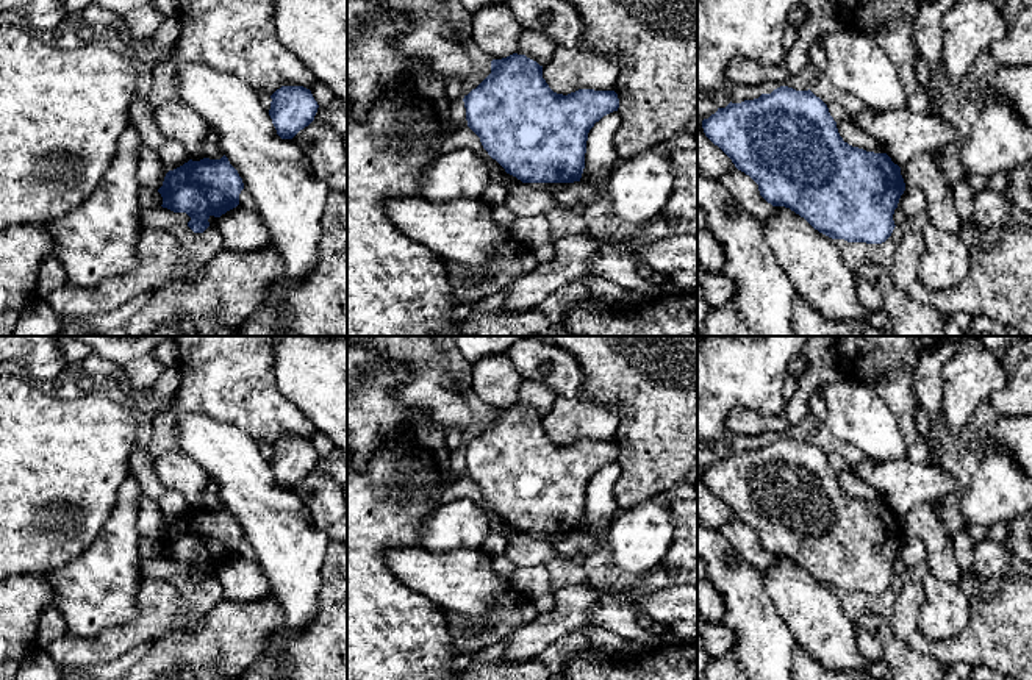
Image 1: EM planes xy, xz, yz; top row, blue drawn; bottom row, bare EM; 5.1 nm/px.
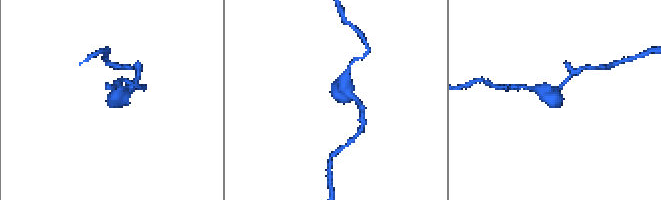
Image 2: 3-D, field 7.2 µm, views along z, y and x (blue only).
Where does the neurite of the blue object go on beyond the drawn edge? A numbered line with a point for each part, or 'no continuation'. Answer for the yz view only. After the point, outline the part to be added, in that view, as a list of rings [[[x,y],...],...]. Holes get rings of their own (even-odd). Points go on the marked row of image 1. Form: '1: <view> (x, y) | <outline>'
no continuation

